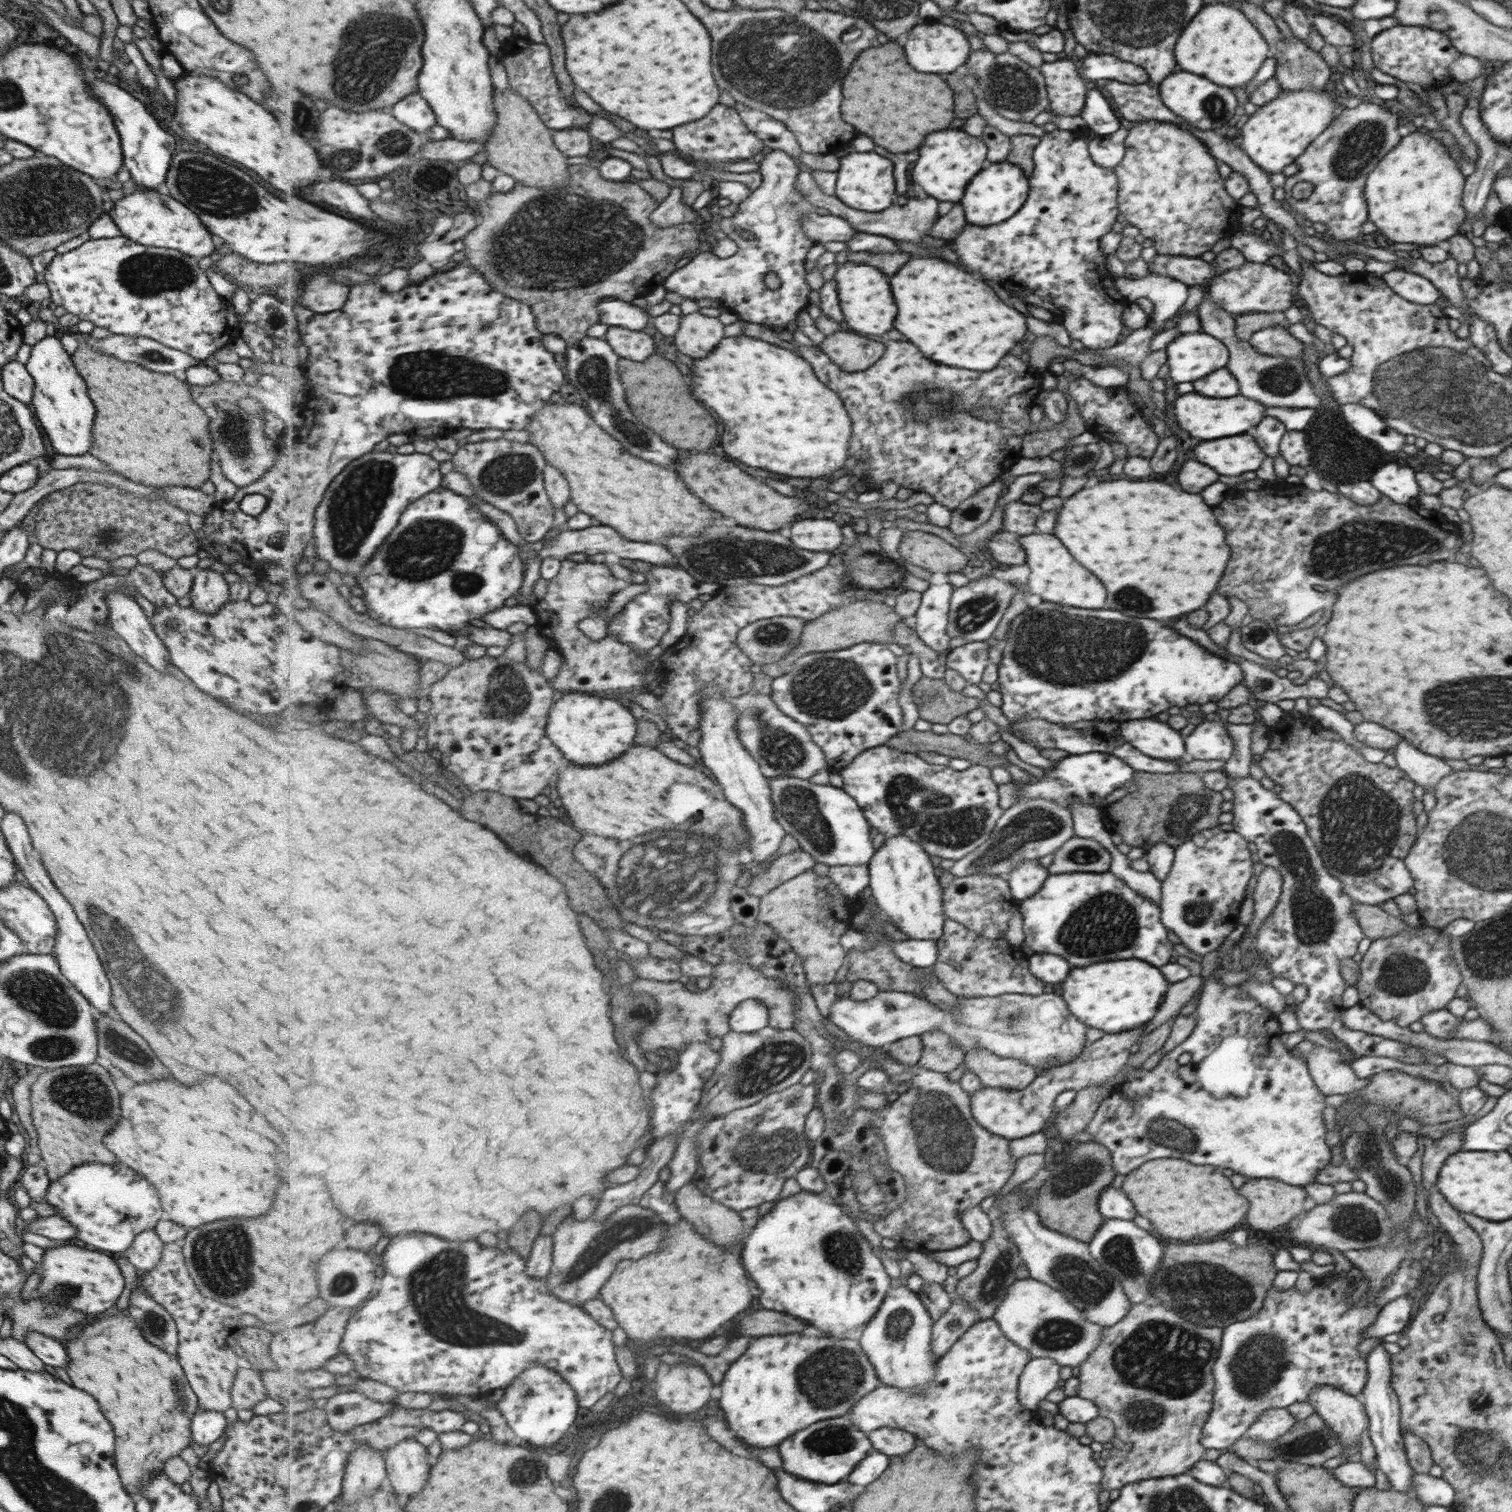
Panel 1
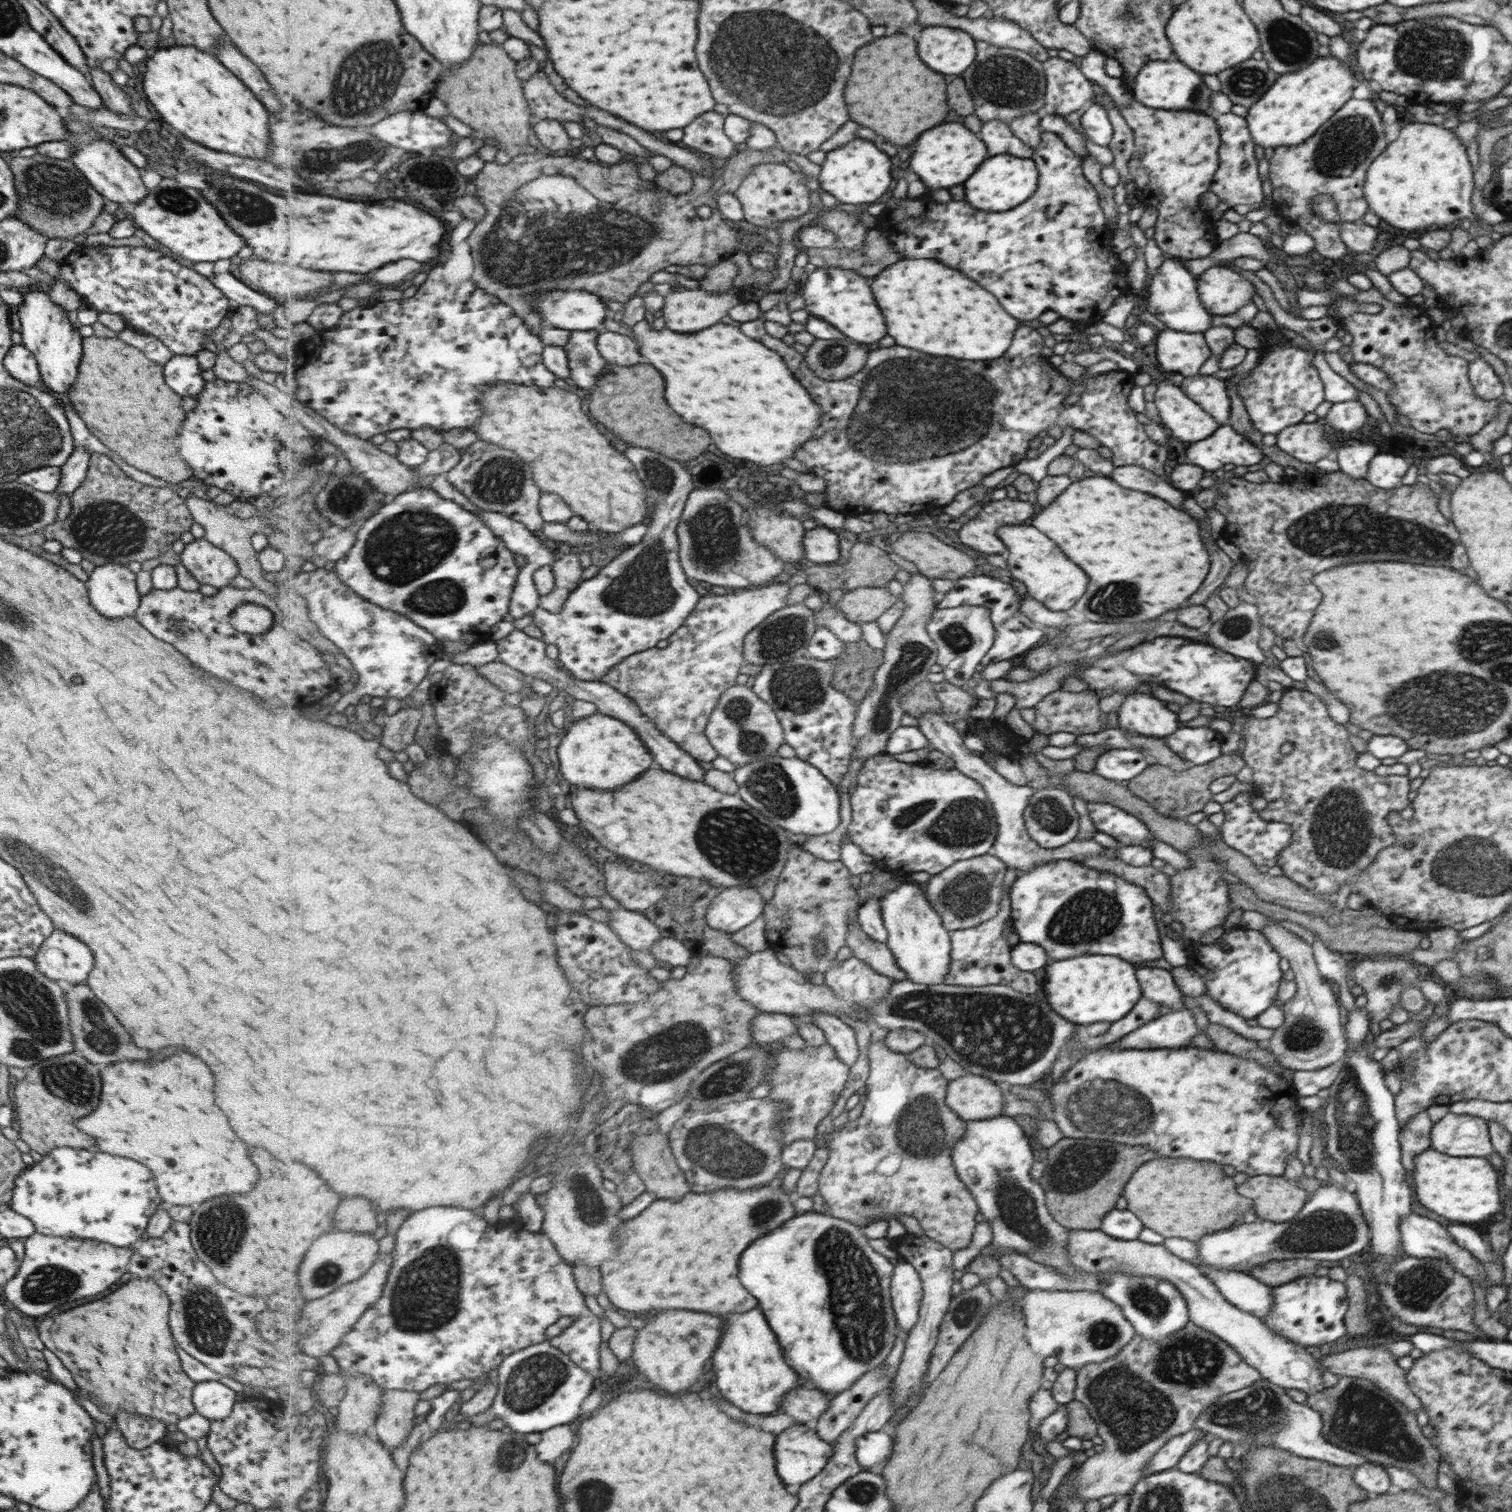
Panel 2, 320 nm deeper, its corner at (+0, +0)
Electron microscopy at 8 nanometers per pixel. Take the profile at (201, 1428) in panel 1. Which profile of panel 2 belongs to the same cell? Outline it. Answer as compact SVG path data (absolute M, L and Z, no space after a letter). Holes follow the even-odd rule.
M215 1380L195 1383L191 1404L194 1412L209 1422L223 1420L235 1404L235 1392Z

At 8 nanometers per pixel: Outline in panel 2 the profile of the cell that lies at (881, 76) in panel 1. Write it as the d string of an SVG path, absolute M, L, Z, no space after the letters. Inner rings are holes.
M907 34L879 38L857 52L853 76L847 88L847 104L849 112L853 108L853 120L861 114L871 116L875 122L881 122L883 118L883 130L877 132L881 132L881 136L889 136L889 142L893 140L895 144L917 144L917 136L921 136L921 132L935 128L953 116L953 110L949 108L949 76L943 76L921 62L917 40ZM857 102L863 102L865 108L857 106ZM909 102L917 104L913 106Z

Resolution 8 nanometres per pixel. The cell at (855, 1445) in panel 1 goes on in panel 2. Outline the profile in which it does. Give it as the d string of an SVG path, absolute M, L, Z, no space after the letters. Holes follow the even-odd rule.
M798 1424L788 1428L777 1438L777 1470L781 1472L781 1478L787 1478L787 1484L804 1485L811 1479L815 1479L835 1454L836 1449L832 1444L819 1435L815 1425Z

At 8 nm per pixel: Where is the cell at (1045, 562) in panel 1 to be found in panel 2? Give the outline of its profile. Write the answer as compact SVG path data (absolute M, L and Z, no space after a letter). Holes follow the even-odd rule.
M1005 526L1005 528L1001 528L1001 540L1005 540L1006 547L1009 548L1007 558L1005 558L1007 560L1007 571L1009 571L1011 577L1025 585L1026 595L1031 596L1037 602L1041 602L1045 608L1052 611L1066 611L1085 592L1087 576L1083 574L1083 570L1077 568L1071 560L1067 560L1059 552L1059 548L1047 536L1037 532L1033 526Z

